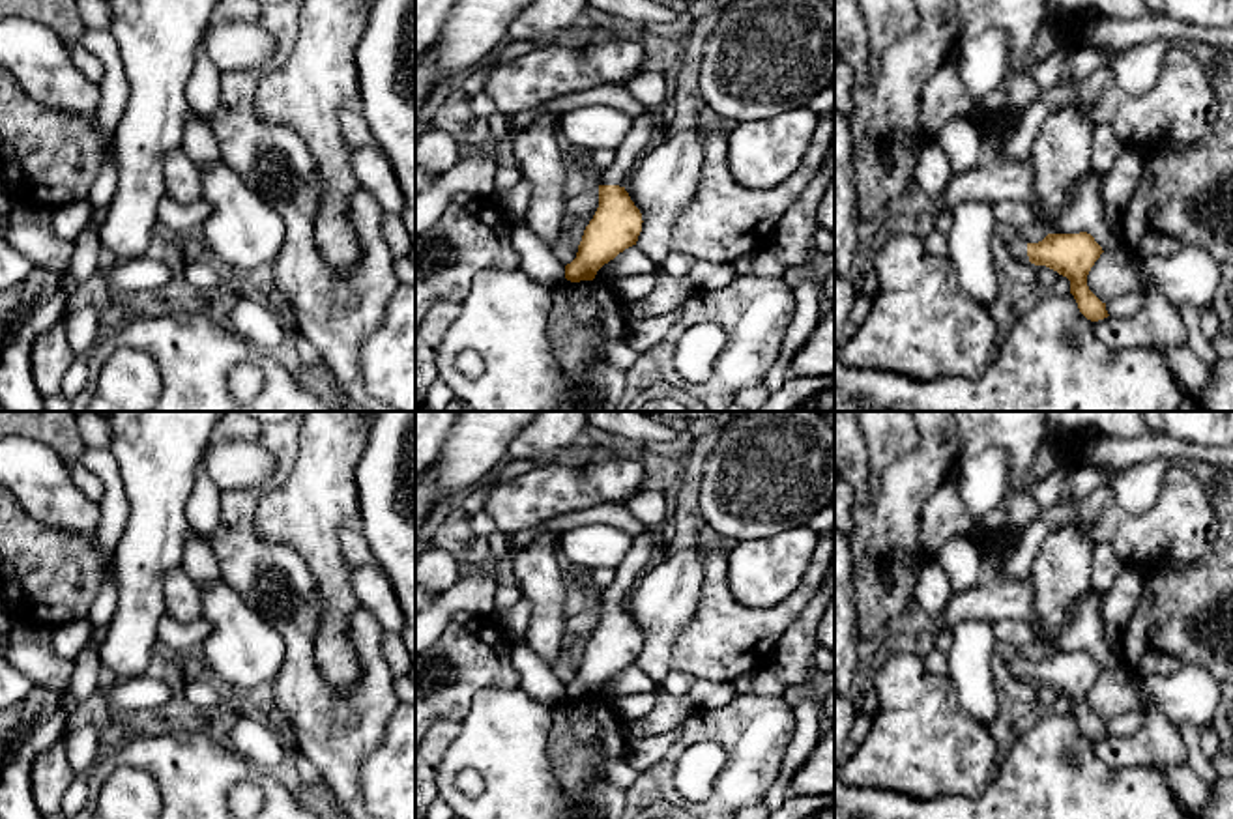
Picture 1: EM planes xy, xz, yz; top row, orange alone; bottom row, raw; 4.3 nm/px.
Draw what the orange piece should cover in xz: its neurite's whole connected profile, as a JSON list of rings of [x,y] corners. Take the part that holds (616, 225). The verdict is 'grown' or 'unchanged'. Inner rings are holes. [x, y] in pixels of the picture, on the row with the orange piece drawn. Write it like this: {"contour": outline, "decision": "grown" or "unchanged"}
{"contour": [[[642,112],[632,118],[629,135],[614,150],[616,161],[601,172],[599,208],[584,230],[576,258],[565,266],[567,280],[593,280],[604,264],[636,245],[644,221],[623,185],[655,138],[660,120],[662,114],[657,112]]], "decision": "grown"}

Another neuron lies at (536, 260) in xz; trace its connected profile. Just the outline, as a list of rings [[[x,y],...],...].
[[[524,223],[515,224],[515,249],[520,254],[520,269],[537,282],[556,288],[563,284],[565,266],[541,243]]]

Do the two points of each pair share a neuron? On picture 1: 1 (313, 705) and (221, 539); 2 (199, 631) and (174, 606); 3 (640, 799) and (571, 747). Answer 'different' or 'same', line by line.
1: same
2: different
3: different

